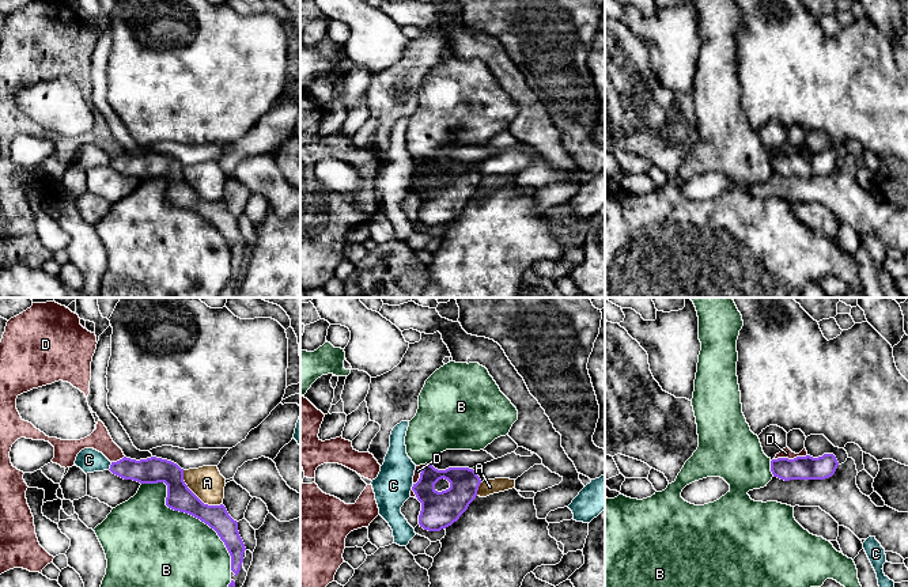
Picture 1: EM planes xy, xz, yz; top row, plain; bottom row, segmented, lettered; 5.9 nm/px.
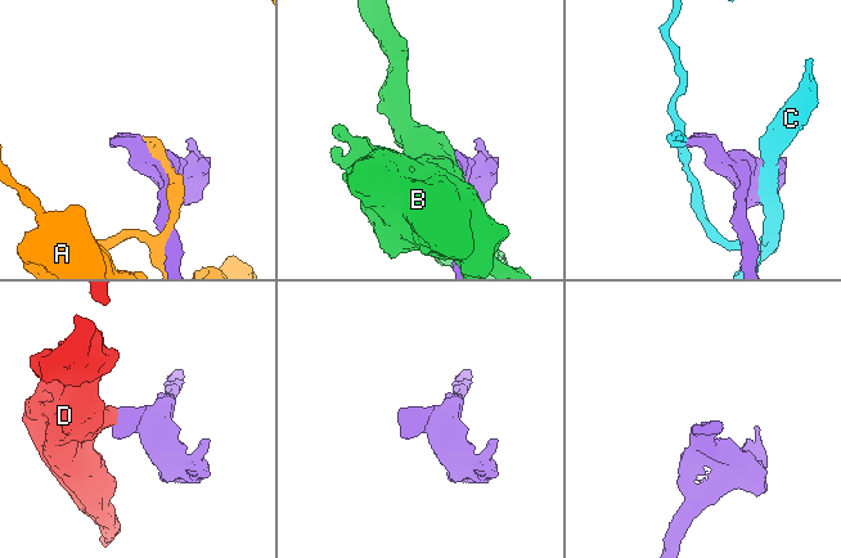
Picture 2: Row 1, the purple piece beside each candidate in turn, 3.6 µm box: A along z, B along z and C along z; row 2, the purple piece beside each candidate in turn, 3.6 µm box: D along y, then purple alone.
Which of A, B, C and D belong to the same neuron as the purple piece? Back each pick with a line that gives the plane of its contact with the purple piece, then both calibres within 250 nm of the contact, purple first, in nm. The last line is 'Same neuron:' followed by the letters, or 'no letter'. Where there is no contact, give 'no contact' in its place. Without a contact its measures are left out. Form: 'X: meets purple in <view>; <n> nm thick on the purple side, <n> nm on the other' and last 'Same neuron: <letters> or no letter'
Same neuron: no letter

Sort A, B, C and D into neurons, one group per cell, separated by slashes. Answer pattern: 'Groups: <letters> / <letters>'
Groups: A / B / C / D

